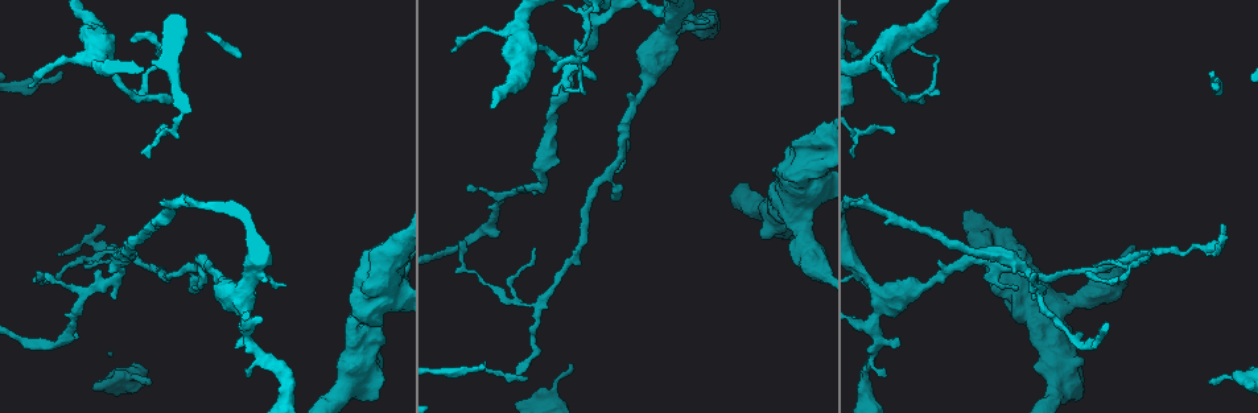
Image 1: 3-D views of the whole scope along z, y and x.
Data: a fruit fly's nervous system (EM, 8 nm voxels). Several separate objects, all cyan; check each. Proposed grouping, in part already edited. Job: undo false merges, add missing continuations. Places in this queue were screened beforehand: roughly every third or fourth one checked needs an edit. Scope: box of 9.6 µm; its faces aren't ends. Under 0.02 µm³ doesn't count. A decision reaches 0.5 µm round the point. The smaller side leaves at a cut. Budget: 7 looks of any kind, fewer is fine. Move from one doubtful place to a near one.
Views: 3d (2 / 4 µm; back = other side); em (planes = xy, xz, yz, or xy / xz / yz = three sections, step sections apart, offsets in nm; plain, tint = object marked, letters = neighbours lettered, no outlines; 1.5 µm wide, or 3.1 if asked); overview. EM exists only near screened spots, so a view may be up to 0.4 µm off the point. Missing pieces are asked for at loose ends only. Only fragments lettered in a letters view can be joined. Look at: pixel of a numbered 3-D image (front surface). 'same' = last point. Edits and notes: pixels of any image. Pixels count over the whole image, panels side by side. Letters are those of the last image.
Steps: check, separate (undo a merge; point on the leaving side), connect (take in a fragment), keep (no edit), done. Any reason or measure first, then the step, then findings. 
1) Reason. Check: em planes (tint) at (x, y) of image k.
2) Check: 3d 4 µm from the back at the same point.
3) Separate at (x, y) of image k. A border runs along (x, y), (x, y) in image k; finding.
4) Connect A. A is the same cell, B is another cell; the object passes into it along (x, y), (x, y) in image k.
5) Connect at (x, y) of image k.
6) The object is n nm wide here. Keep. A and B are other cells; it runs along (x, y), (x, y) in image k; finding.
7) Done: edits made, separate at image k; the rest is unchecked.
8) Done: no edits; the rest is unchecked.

Branch stops here. Check: em planes (letters) at (236, 349) of image 1.

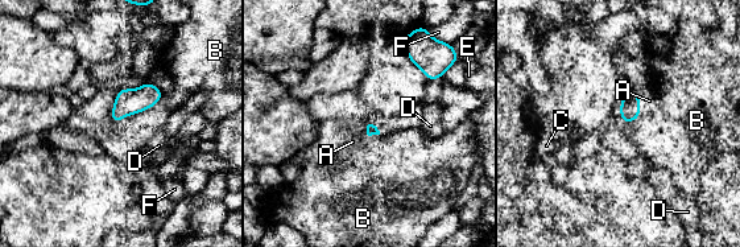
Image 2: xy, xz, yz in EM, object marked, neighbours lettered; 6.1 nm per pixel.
Connect A. A is the same cell, B, C, D, E and F are other cells; the neuron continues.

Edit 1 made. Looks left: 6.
Redraw. Check: overview.

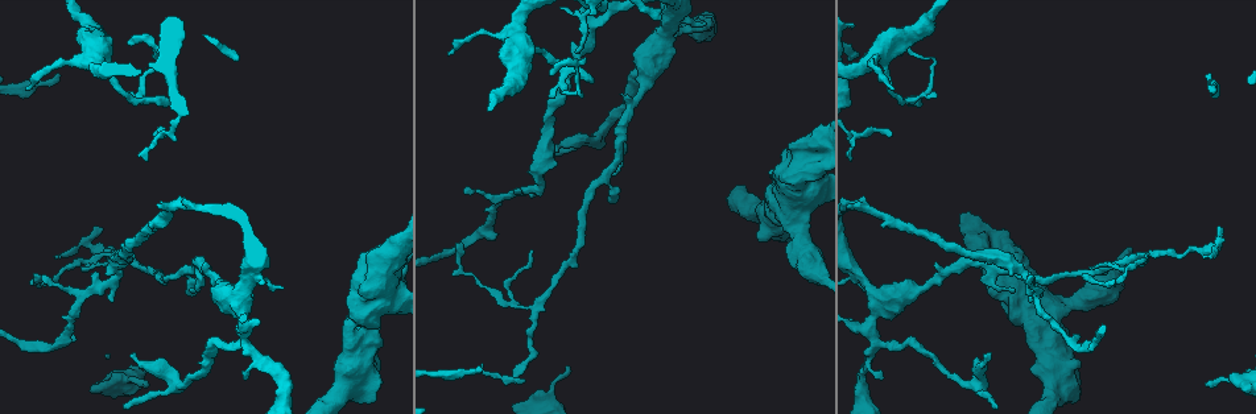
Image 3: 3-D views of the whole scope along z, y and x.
Tapers out. Check: 3d 4 µm at (936, 95) of image 3.

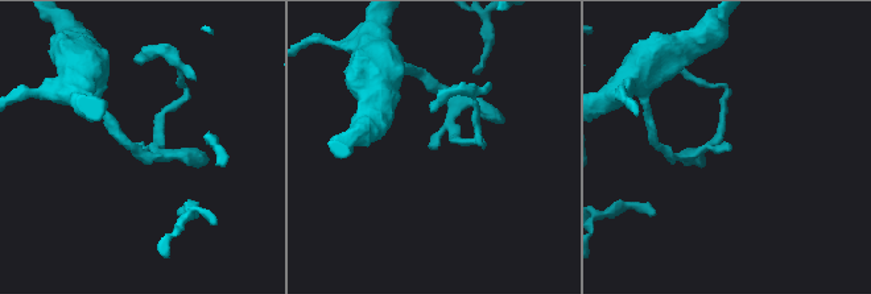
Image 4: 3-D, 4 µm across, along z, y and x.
Check: em yz step 8 (tint) at (431, 146) of image 4.

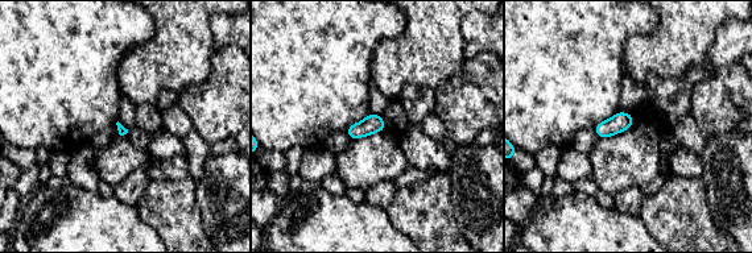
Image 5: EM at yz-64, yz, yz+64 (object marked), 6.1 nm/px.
Another direction. Check: em planes (letters) at the same point.

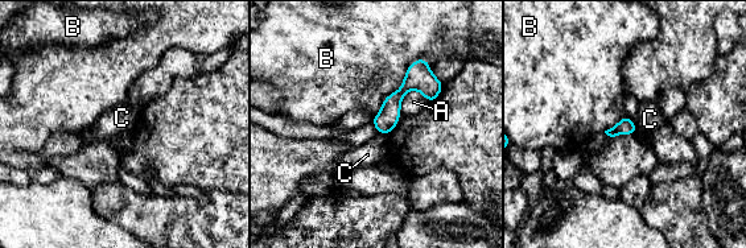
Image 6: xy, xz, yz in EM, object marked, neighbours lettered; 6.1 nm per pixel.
The object is 100 nm wide here. Keep. A, B and C are other cells; it runs along (421, 62), (382, 129) in image 6; none of them fits.

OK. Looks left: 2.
Stops while still wide. Check: em xz step 8 (tint) at (793, 181) of image 3.

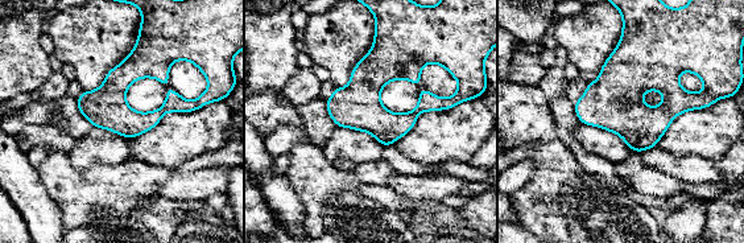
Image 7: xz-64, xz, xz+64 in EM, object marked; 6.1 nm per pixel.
Cut it another way. Check: em planes (letters) at the same point.

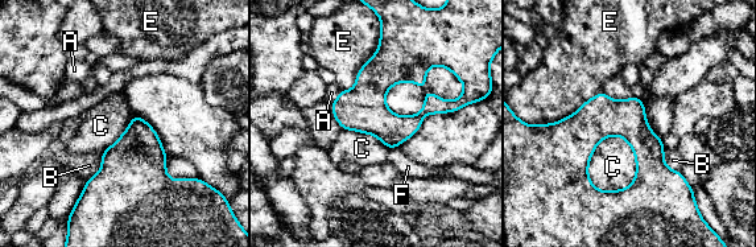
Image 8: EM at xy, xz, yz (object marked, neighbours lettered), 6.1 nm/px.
Keep. A, B, C, E and F are other cells; a border runs along (620, 135), (589, 164), (602, 192) in image 8; none of them fits.

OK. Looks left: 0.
Done: edits made, connect at image 2; the rest is unchecked.

